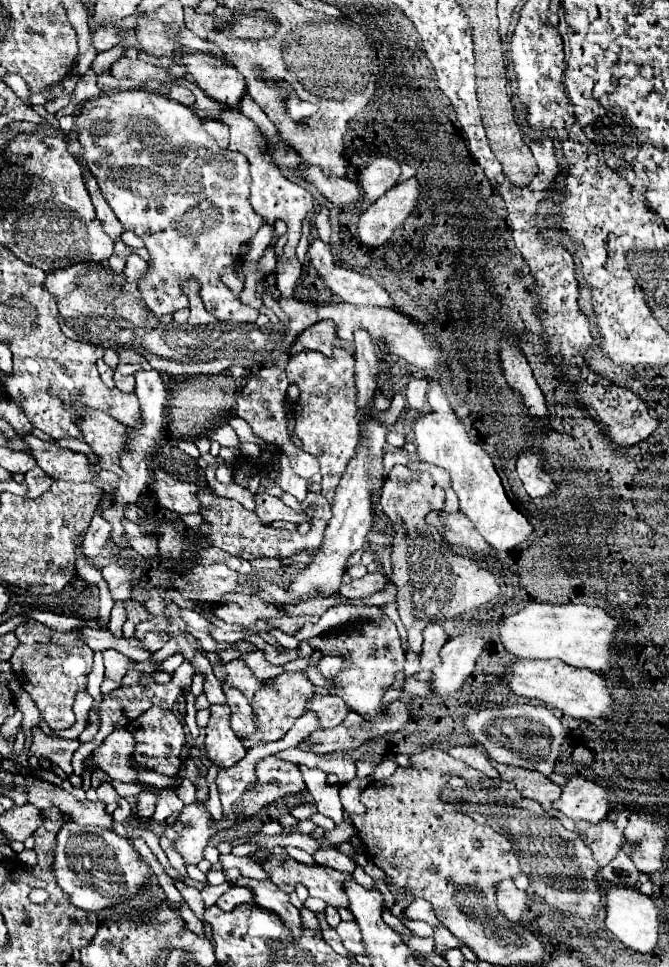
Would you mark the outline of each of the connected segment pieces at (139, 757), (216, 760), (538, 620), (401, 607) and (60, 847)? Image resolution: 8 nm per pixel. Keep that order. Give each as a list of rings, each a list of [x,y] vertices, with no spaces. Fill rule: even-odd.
[[[158,706],[146,710],[138,720],[134,720],[130,726],[128,726],[130,734],[134,736],[136,740],[136,762],[142,764],[144,768],[150,768],[158,774],[164,774],[164,776],[176,776],[178,770],[180,770],[180,750],[184,746],[184,724],[182,720],[172,714],[170,710],[162,710]]]
[[[210,706],[210,722],[206,726],[206,758],[218,768],[230,768],[246,756],[244,746],[230,728],[230,708]]]
[[[530,602],[520,612],[498,620],[498,638],[506,652],[516,658],[558,658],[574,668],[588,668],[604,672],[610,666],[610,638],[618,632],[618,620],[608,616],[602,608],[582,604],[548,604]],[[528,632],[532,636],[522,636]]]
[[[396,465],[392,468],[390,478],[382,488],[380,504],[382,504],[384,514],[388,516],[388,520],[392,522],[392,526],[396,530],[396,538],[392,540],[392,546],[394,546],[392,580],[394,580],[394,584],[398,588],[396,604],[398,604],[398,612],[400,612],[402,622],[406,626],[410,626],[414,630],[414,634],[420,634],[420,630],[430,622],[440,622],[444,618],[456,618],[458,614],[462,614],[464,606],[468,604],[468,594],[470,594],[472,606],[484,606],[484,604],[504,606],[504,594],[500,594],[498,578],[494,574],[490,574],[488,570],[480,568],[474,560],[470,562],[470,558],[454,552],[454,548],[438,532],[438,528],[426,522],[426,514],[432,511],[441,512],[444,500],[443,489],[435,485],[430,474],[422,474],[419,471],[414,472],[403,465]]]
[[[66,818],[62,830],[56,836],[56,856],[52,872],[58,886],[70,896],[76,908],[86,912],[98,912],[110,904],[118,904],[138,894],[144,882],[150,880],[150,868],[134,850],[132,842],[120,838],[116,832],[96,826],[80,826]]]

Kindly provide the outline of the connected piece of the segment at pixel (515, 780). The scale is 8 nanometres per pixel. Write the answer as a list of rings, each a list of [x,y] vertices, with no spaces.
[[[492,764],[500,772],[502,782],[510,782],[516,786],[516,790],[522,792],[526,798],[534,798],[546,814],[558,814],[552,810],[552,802],[560,796],[560,786],[550,782],[544,774],[536,770],[526,770],[520,766],[506,766],[506,764]]]

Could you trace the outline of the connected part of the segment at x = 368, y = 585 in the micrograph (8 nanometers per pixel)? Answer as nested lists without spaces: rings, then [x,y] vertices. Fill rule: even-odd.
[[[368,572],[360,580],[354,580],[350,584],[342,584],[338,594],[344,596],[344,598],[366,598],[366,596],[378,592],[378,590],[384,590],[384,586],[386,586],[384,580],[386,580],[384,574],[380,574],[380,572],[372,572],[370,574]]]

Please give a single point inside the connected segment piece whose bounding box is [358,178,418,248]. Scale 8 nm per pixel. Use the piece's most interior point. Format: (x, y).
(376, 225)

